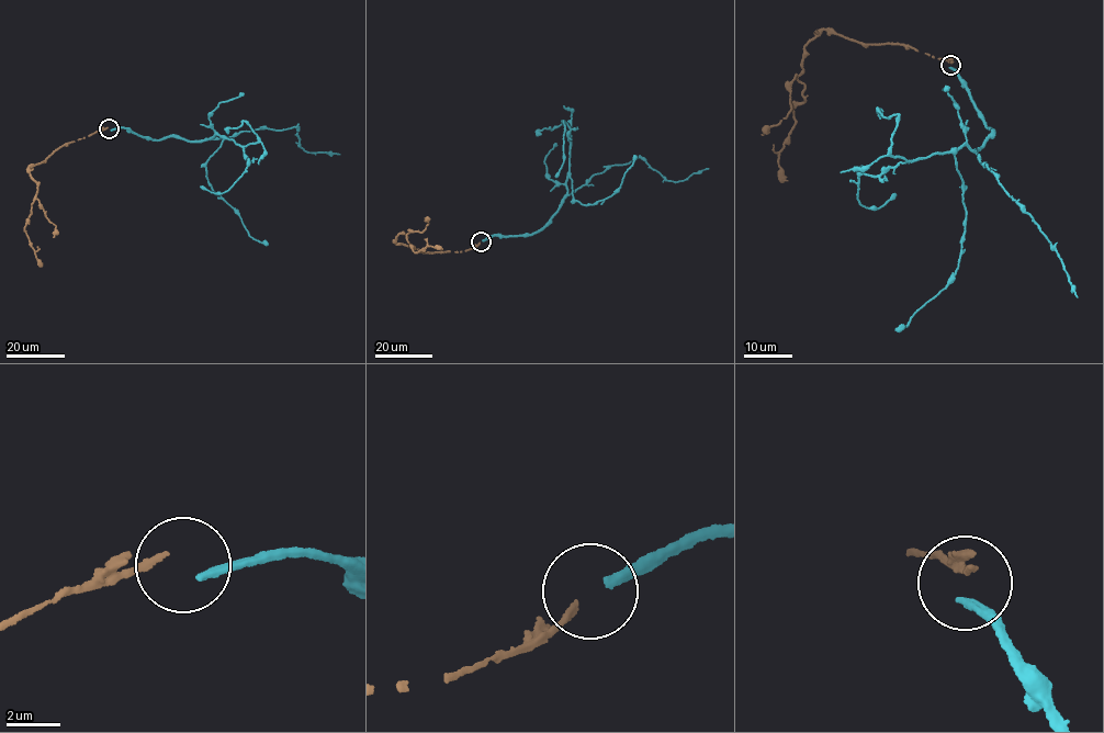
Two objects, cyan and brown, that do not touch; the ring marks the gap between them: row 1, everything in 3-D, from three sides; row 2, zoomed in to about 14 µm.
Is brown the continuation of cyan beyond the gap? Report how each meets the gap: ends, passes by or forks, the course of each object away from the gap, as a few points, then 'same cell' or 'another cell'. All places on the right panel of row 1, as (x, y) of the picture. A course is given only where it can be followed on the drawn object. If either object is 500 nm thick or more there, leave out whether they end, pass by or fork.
cyan ends; brown ends; course cyan (950, 67), (984, 125), (993, 131), (976, 150), (981, 162), (997, 175), (1045, 236), (1077, 297); course brown (952, 63), (821, 31), (806, 46), (804, 100), (792, 108), (779, 153), (787, 181); another cell

